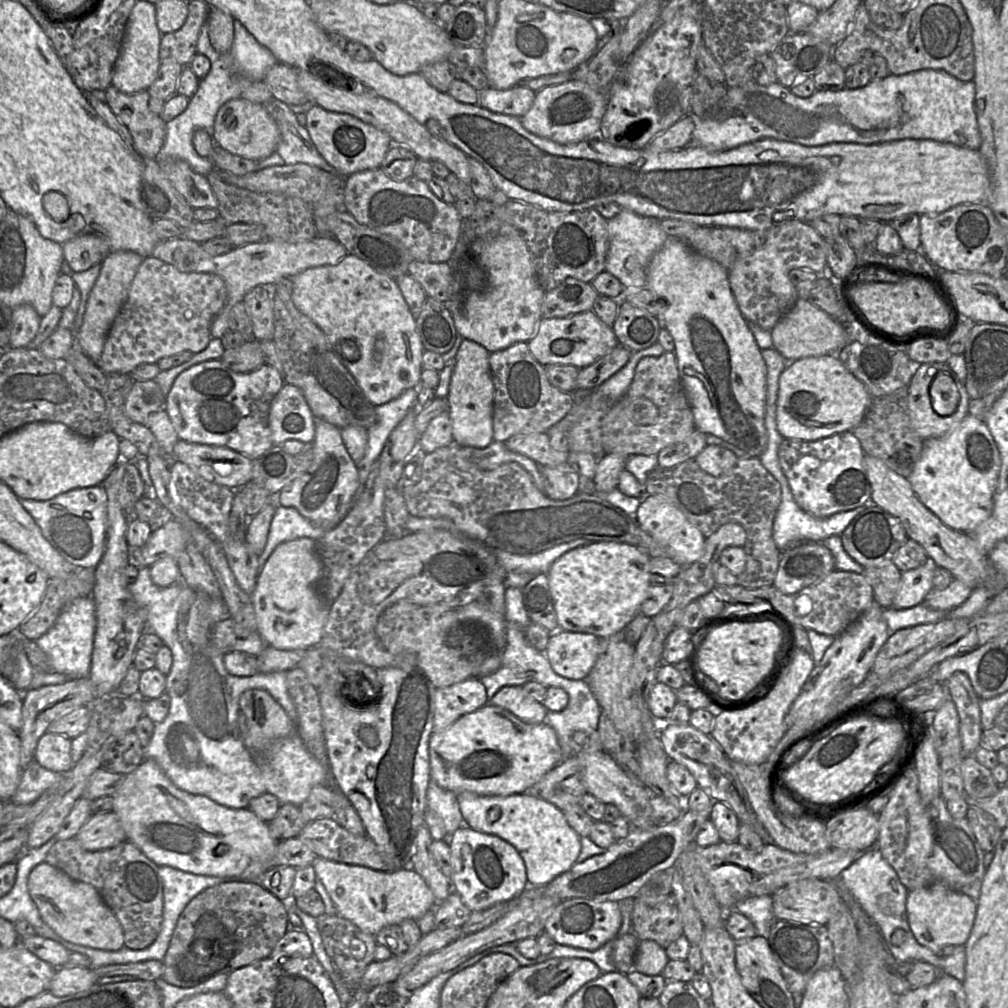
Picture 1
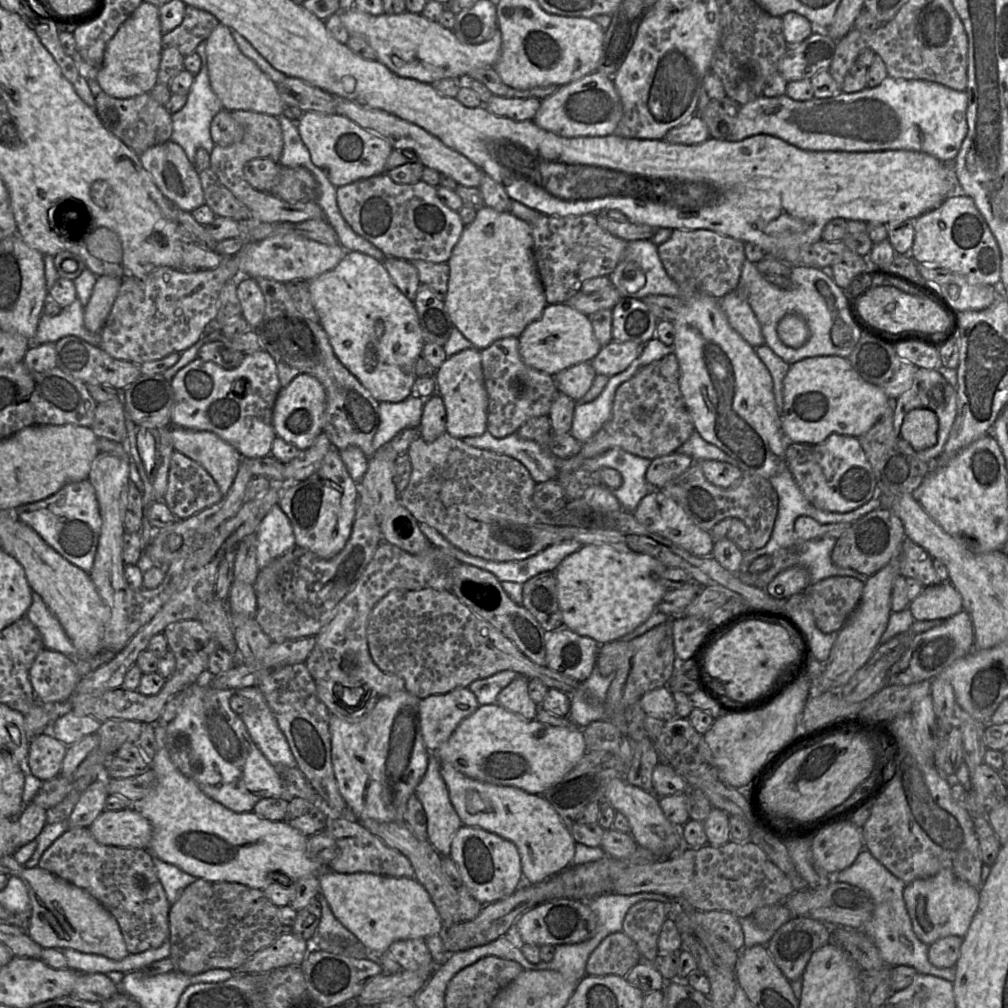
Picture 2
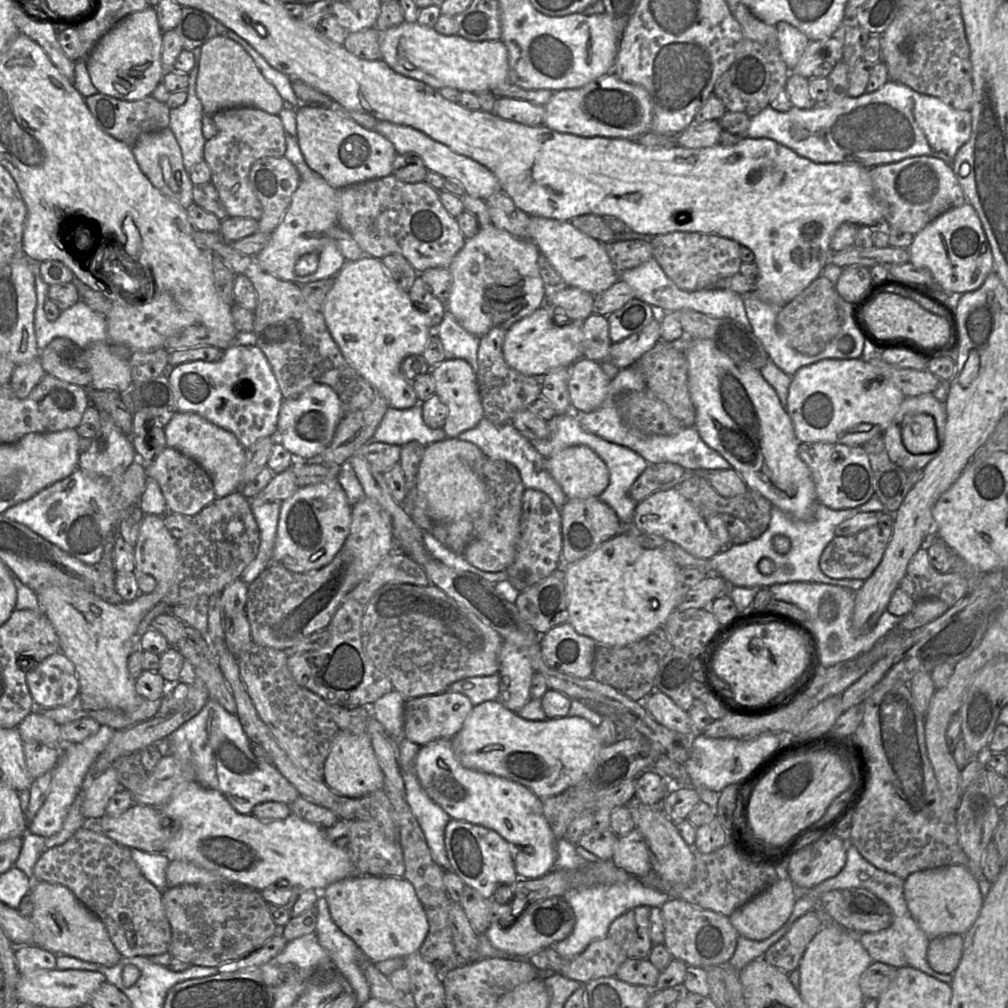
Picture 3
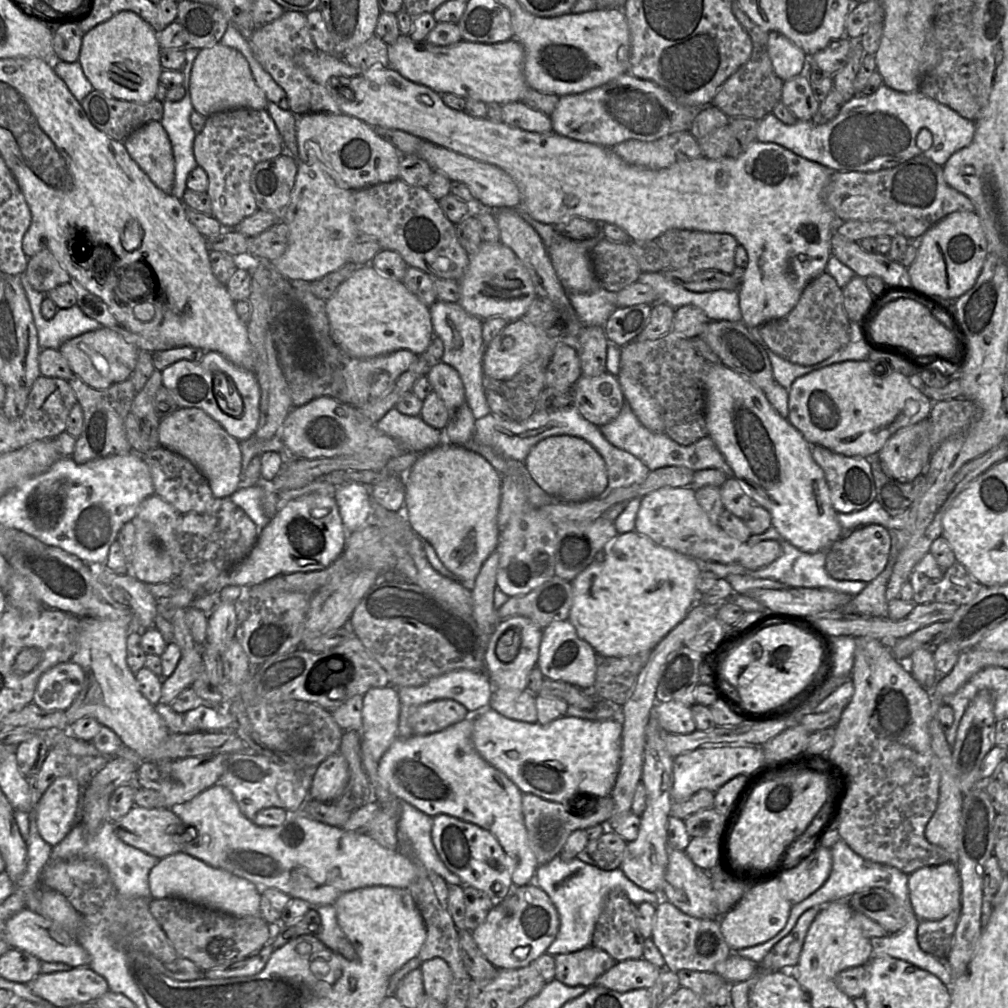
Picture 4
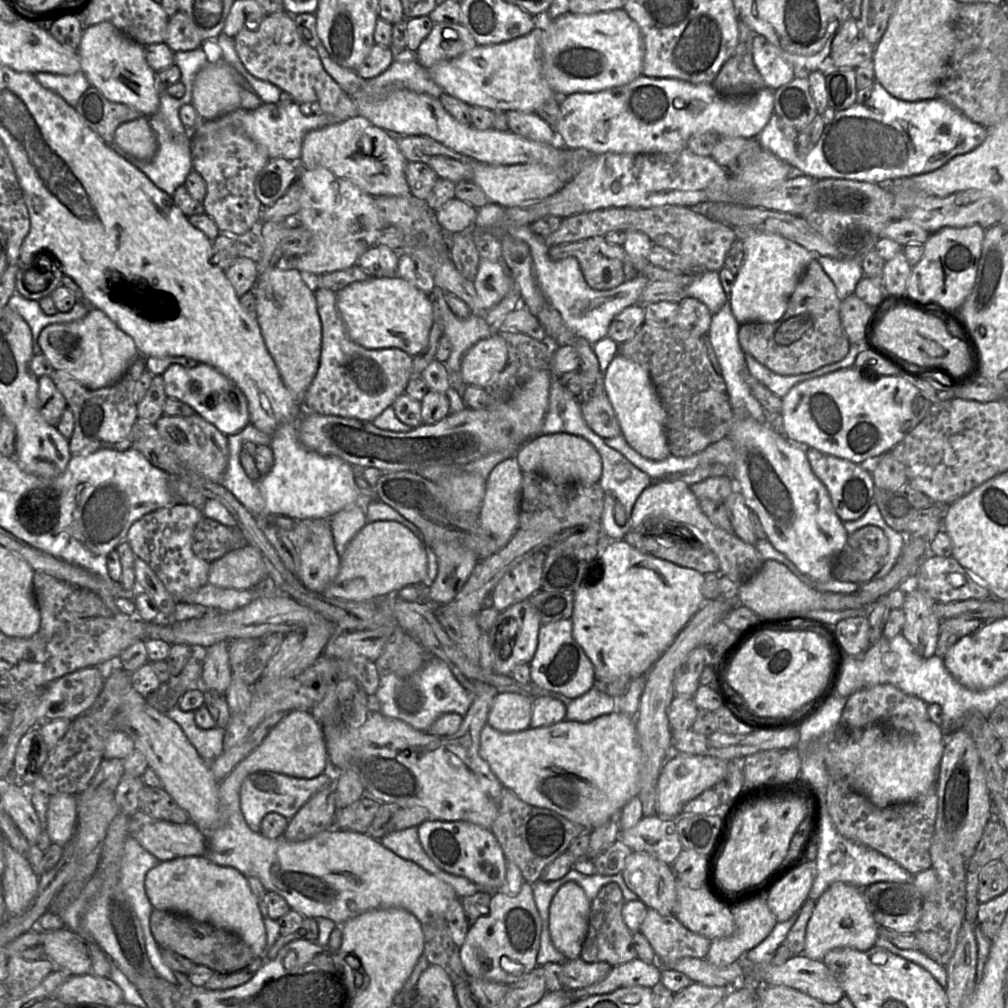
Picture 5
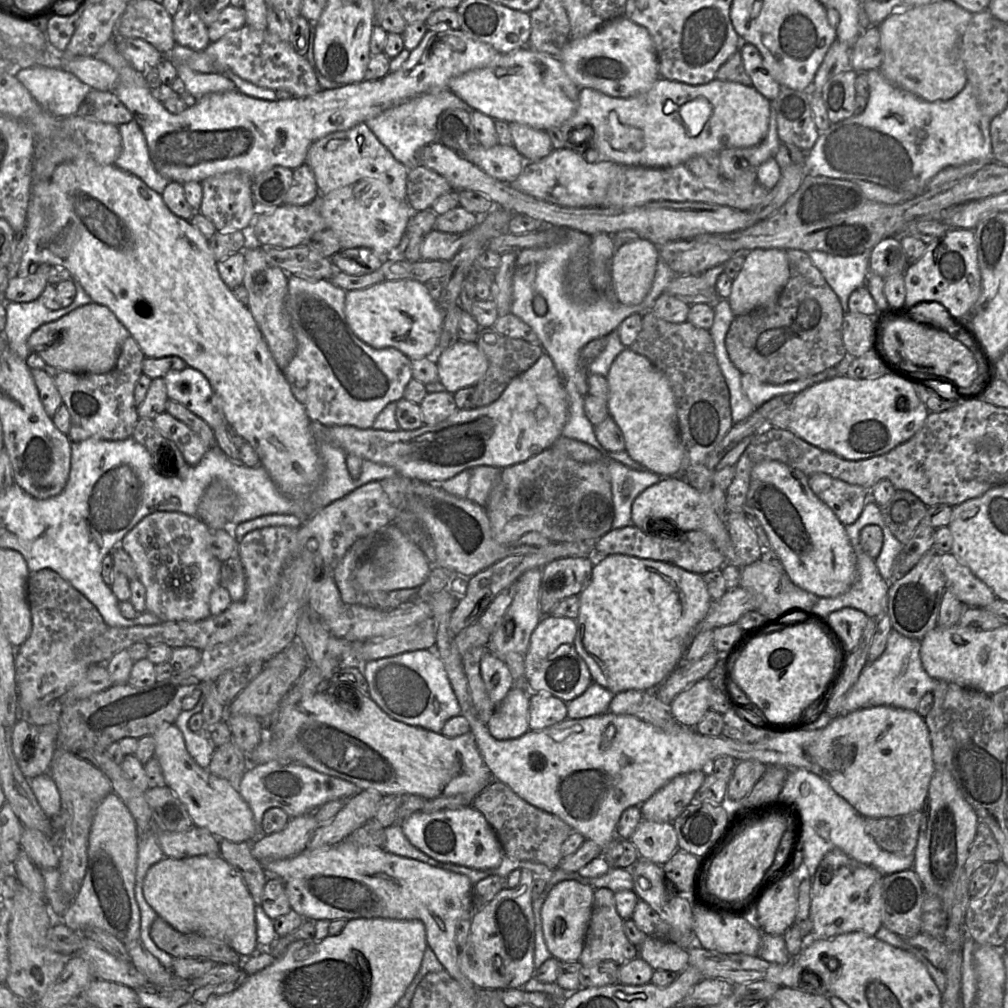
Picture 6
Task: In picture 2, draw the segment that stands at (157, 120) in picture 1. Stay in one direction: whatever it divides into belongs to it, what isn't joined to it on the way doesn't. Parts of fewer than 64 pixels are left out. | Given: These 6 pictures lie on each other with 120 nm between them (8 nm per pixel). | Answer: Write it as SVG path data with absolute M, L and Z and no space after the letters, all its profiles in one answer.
M101 91L95 97L94 110L104 127L140 156L147 149L170 140L172 117L149 93L127 99L113 98Z

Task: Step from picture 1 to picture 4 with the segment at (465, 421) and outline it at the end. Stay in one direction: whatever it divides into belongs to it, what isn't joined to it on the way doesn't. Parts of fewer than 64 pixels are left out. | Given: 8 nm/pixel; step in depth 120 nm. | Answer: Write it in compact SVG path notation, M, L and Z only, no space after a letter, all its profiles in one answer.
M438 361L432 365L426 376L433 391L442 399L451 415L466 402L463 382L457 370L452 366Z

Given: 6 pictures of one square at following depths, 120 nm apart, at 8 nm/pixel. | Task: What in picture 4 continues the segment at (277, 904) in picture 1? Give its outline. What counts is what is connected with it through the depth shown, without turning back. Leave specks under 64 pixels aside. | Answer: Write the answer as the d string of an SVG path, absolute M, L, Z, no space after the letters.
M176 897L149 900L151 914L179 957L191 960L202 971L244 960L270 942L269 923L261 915L238 917Z

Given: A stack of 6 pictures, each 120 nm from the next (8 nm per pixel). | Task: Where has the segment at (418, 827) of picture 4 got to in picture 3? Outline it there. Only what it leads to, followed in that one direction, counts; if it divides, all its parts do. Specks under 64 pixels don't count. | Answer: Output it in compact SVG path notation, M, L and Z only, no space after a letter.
M415 758L404 771L405 799L416 817L430 849L433 861L443 870L451 871L445 848L444 833L451 817L422 788L416 775Z

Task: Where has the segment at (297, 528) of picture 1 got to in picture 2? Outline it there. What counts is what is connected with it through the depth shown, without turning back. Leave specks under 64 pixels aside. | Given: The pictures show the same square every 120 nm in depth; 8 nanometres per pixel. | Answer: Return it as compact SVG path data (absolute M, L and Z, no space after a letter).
M279 505L273 506L263 518L256 534L259 570L274 559L291 552L296 546L291 522Z

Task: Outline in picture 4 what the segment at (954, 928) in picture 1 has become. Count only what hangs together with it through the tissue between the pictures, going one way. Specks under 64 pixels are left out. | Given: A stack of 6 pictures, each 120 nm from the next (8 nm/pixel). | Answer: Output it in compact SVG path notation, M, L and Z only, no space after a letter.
M954 862L925 866L909 874L913 911L921 920L940 920L961 909L961 878Z

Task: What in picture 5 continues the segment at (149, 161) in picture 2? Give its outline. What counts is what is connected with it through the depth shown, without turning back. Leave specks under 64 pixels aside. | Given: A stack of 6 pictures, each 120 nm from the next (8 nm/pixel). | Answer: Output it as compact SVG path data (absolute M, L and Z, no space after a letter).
M147 117L121 124L115 131L114 144L140 160L150 160L157 152L156 134Z

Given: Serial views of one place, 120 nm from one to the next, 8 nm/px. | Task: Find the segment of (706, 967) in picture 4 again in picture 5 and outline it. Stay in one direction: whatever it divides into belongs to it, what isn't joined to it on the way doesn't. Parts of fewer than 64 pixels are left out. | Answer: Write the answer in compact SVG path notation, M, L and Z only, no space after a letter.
M647 908L639 931L645 936L654 950L657 963L662 966L674 964L685 957L705 958L711 945L709 938L690 931L674 915L661 915L652 908Z

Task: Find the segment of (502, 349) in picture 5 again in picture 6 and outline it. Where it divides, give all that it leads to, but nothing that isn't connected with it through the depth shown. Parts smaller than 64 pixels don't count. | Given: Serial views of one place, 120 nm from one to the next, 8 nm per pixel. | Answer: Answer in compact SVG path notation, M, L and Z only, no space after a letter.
M458 341L445 350L438 351L434 360L438 381L446 392L454 393L475 384L488 369L488 359L474 342Z

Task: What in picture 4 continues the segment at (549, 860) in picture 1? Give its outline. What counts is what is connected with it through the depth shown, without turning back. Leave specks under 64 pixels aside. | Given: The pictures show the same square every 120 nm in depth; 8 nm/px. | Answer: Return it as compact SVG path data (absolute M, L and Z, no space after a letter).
M470 714L458 723L441 731L410 737L397 736L378 762L378 774L387 783L389 790L432 817L447 814L474 823L491 832L511 864L511 883L524 886L533 882L538 868L535 855L529 847L527 831L522 812L523 792L503 772L490 765L473 745L472 733L475 715Z

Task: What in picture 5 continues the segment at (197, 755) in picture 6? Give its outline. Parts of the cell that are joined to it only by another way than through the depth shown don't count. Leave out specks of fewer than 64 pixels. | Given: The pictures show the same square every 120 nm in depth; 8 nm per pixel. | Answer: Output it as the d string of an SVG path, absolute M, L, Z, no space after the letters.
M178 706L173 707L166 715L180 726L188 741L208 763L223 752L225 729L220 727L202 729L194 721L193 710L183 711Z

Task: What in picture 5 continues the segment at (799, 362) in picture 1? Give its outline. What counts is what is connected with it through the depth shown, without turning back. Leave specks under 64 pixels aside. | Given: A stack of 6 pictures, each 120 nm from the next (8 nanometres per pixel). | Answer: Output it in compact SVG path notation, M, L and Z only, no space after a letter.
M854 366L796 384L782 403L781 432L788 440L856 464L889 452L927 416L932 405L902 374L867 380Z

